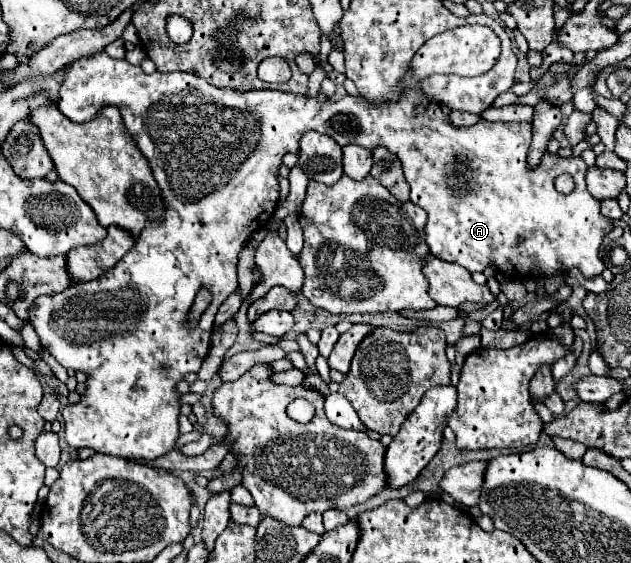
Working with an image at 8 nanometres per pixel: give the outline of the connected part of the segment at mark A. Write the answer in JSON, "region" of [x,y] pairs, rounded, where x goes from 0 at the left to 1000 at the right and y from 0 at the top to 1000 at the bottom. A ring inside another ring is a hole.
{"region":[[[737,44],[724,48],[718,55],[705,55],[699,62],[689,62],[686,69],[680,69],[655,101],[648,126],[642,133],[642,140],[635,144],[635,165],[626,179],[616,183],[588,183],[585,176],[578,176],[575,169],[547,169],[537,179],[525,179],[521,172],[515,172],[512,179],[506,172],[493,172],[493,169],[471,169],[471,165],[458,165],[458,162],[429,162],[429,158],[407,158],[407,162],[376,162],[376,158],[350,158],[341,151],[331,151],[325,140],[306,133],[306,130],[227,130],[227,123],[220,115],[208,115],[198,105],[179,105],[173,98],[166,98],[166,91],[125,105],[119,108],[106,130],[103,140],[97,147],[97,162],[94,162],[94,197],[113,211],[128,218],[139,217],[152,208],[155,199],[166,190],[166,187],[182,187],[189,190],[198,226],[204,229],[204,236],[211,240],[214,254],[220,258],[223,272],[233,279],[233,286],[239,290],[242,300],[242,314],[249,318],[258,353],[261,353],[261,389],[255,389],[255,396],[236,396],[236,403],[230,403],[230,410],[223,410],[217,432],[211,435],[211,442],[204,446],[204,453],[198,453],[198,460],[192,460],[189,471],[182,471],[179,478],[166,481],[166,488],[154,492],[151,499],[141,503],[125,503],[125,506],[113,506],[106,510],[100,520],[90,520],[84,528],[65,528],[59,531],[59,538],[52,538],[52,545],[46,549],[46,563],[49,563],[49,577],[59,588],[65,613],[103,652],[103,655],[116,655],[116,659],[132,659],[138,666],[138,691],[128,702],[128,709],[116,719],[106,719],[100,726],[100,748],[103,748],[103,783],[116,794],[116,798],[151,798],[157,805],[173,805],[173,808],[189,808],[198,815],[230,815],[230,819],[246,819],[258,808],[265,808],[268,801],[277,798],[281,783],[284,783],[284,737],[287,737],[287,698],[281,694],[281,680],[296,666],[296,663],[312,663],[322,638],[331,627],[331,613],[334,613],[334,595],[338,595],[338,570],[344,560],[347,542],[376,513],[376,464],[379,464],[379,449],[388,435],[388,428],[398,421],[401,410],[423,403],[423,396],[433,389],[433,378],[442,364],[442,297],[448,290],[448,279],[455,272],[474,272],[474,243],[480,243],[487,233],[506,233],[512,240],[528,243],[540,261],[563,254],[572,258],[578,265],[591,265],[597,258],[613,261],[620,272],[626,272],[632,279],[632,286],[639,290],[639,304],[642,304],[642,318],[651,332],[651,357],[664,368],[670,368],[677,375],[677,400],[674,400],[674,425],[680,435],[680,446],[712,467],[727,467],[731,474],[737,474],[740,481],[765,481],[769,474],[788,474],[788,485],[794,485],[797,492],[810,496],[810,499],[832,499],[838,492],[880,492],[880,488],[892,488],[902,485],[905,478],[918,478],[927,492],[946,492],[952,488],[952,481],[959,478],[959,467],[949,453],[949,439],[956,432],[956,425],[975,407],[971,389],[962,389],[959,382],[952,382],[952,361],[946,353],[940,353],[940,346],[933,346],[930,339],[930,325],[927,325],[927,311],[930,311],[930,293],[921,279],[886,279],[880,272],[864,268],[861,272],[861,286],[851,300],[842,300],[835,293],[835,268],[838,268],[838,254],[842,254],[842,222],[826,215],[826,218],[781,218],[781,215],[762,215],[756,222],[746,226],[718,226],[718,218],[712,215],[712,204],[705,204],[699,197],[699,187],[689,183],[686,176],[680,176],[670,162],[667,162],[667,144],[677,140],[686,130],[708,130],[708,126],[731,126],[731,105],[740,105],[737,94],[746,94],[746,105],[765,105],[762,115],[772,115],[772,126],[788,112],[791,94],[794,94],[794,76],[791,66],[784,62],[781,52],[769,48],[769,44]],[[892,307],[902,307],[911,318],[911,336],[902,346],[892,346],[880,336],[880,318]],[[819,421],[829,421],[829,432],[819,432]],[[319,510],[325,510],[338,531],[334,542],[322,552],[322,560],[315,563],[315,570],[309,574],[309,584],[300,584],[300,556],[303,556],[303,542],[306,531],[312,528],[312,520],[319,517]],[[154,581],[204,581],[195,584],[189,591],[173,591],[166,599],[154,602]]]}

